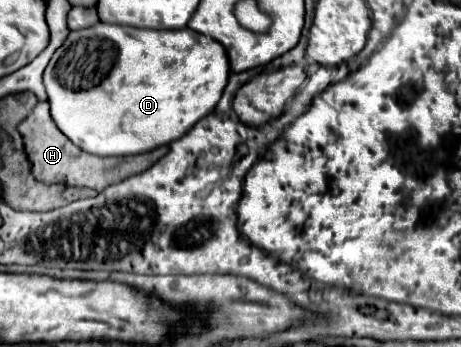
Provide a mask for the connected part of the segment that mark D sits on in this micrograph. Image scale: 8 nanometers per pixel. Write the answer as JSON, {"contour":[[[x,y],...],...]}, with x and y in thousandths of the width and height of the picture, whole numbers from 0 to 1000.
{"contour":[[[206,69],[197,81],[184,86],[163,86],[145,104],[145,115],[119,144],[115,167],[106,173],[98,207],[93,207],[93,242],[106,277],[106,300],[111,300],[111,340],[124,357],[124,369],[132,380],[141,380],[141,392],[171,421],[176,432],[206,444],[206,450],[275,450],[275,444],[310,444],[310,438],[328,438],[354,415],[367,415],[375,403],[388,403],[410,369],[423,363],[423,352],[432,352],[445,329],[453,329],[466,300],[475,294],[484,254],[492,248],[492,225],[497,225],[497,173],[492,173],[492,150],[488,138],[440,98],[419,92],[414,81],[397,81],[397,86],[306,86],[306,81],[284,81],[284,75],[249,75],[249,69]]]}

